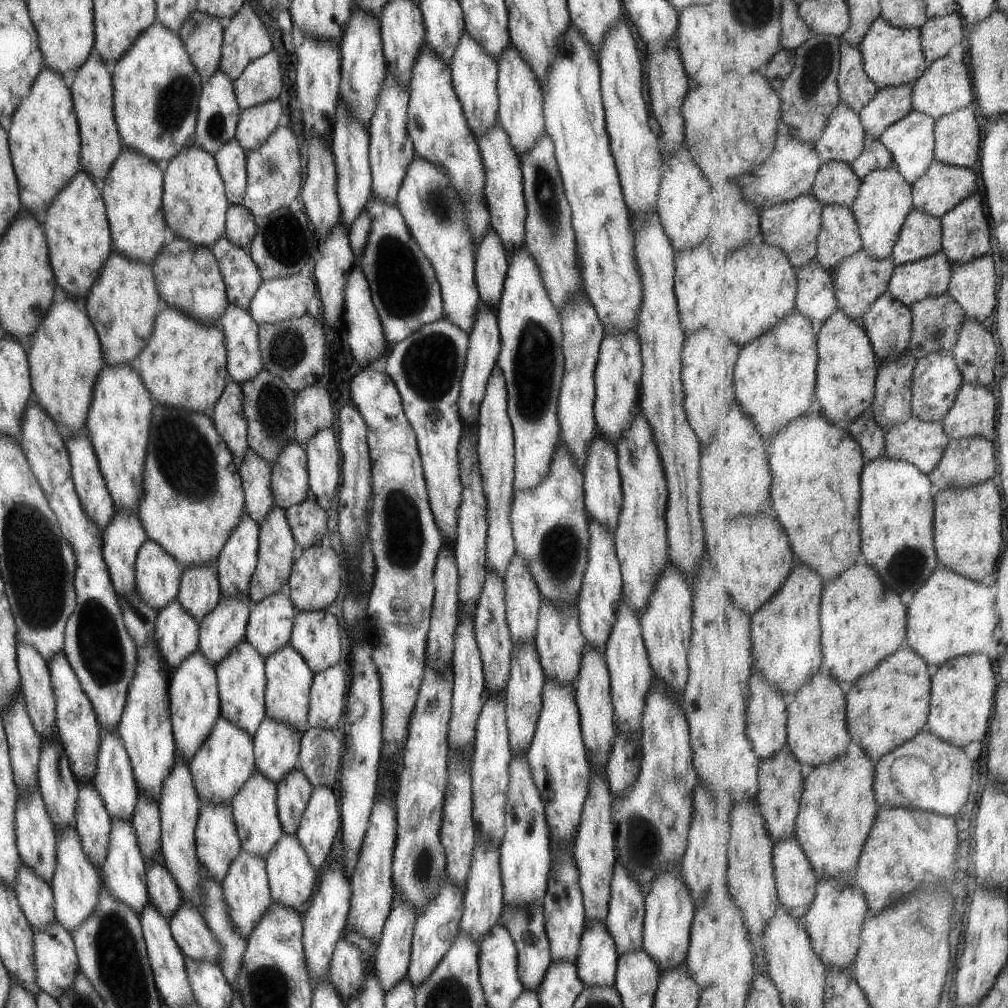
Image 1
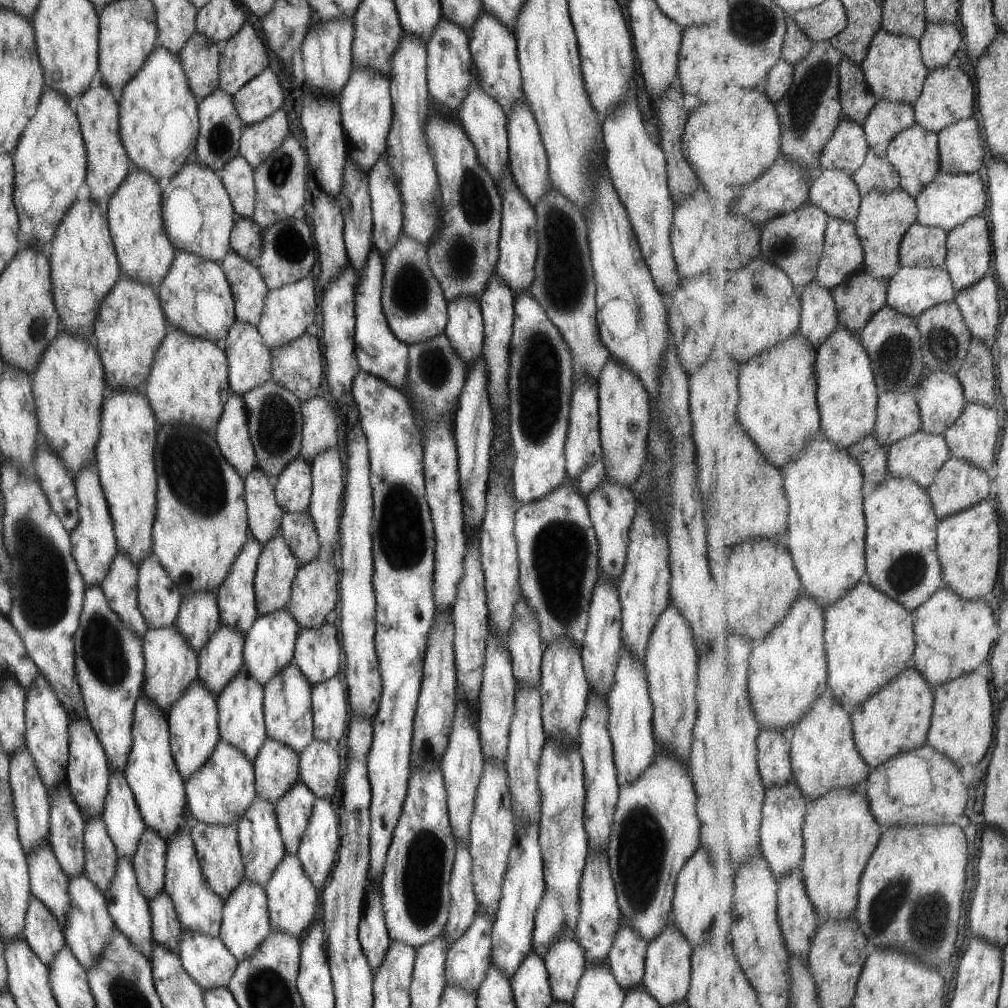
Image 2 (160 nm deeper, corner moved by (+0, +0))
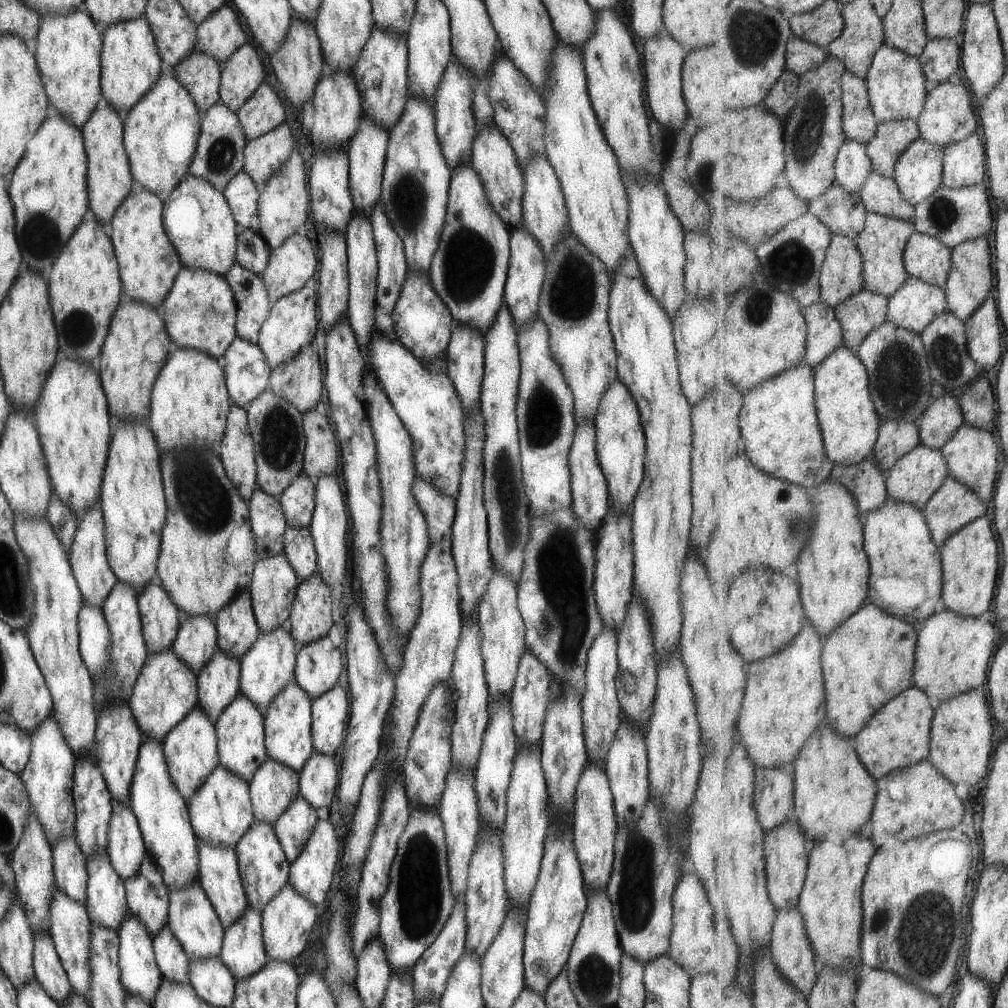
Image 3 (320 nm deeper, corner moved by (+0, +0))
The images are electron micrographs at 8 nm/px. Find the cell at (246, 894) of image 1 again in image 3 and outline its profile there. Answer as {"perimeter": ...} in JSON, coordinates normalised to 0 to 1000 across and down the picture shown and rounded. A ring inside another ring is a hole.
{"perimeter":[[[246,897],[240,909],[221,922],[216,949],[230,964],[233,973],[253,966],[267,952],[261,937],[258,905]]]}

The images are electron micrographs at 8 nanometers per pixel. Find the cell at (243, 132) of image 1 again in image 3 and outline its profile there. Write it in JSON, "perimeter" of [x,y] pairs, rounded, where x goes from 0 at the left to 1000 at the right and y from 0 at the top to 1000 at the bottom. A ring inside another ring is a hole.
{"perimeter":[[[280,121],[271,129],[252,138],[244,138],[241,153],[241,169],[249,177],[255,188],[288,156],[292,146],[287,125]]]}

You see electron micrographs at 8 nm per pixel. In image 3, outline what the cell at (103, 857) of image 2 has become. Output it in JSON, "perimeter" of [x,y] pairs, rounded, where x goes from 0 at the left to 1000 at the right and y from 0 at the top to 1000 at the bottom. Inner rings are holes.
{"perimeter":[[[94,846],[85,855],[85,892],[83,900],[90,916],[116,925],[125,908],[125,889],[123,873],[112,863],[108,850],[104,846]]]}

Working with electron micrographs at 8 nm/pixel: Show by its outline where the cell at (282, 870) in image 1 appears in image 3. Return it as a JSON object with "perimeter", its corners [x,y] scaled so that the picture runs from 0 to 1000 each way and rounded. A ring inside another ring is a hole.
{"perimeter":[[[283,876],[277,885],[265,895],[258,908],[261,937],[266,950],[284,955],[290,954],[301,944],[305,934],[308,933],[308,925],[314,915],[313,900],[304,891],[295,887],[286,876]]]}

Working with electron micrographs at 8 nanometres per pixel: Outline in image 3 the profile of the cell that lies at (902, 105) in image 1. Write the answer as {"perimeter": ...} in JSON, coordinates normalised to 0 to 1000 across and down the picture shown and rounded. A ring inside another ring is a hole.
{"perimeter":[[[904,118],[878,120],[871,124],[871,132],[859,146],[866,169],[886,178],[895,153],[914,137],[910,121]]]}

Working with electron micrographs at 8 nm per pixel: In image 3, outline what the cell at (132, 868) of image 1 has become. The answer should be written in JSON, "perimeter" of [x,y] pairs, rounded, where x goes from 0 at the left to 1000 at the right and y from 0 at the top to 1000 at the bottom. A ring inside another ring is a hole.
{"perimeter":[[[125,904],[123,914],[116,924],[117,931],[117,959],[119,962],[119,977],[126,987],[133,987],[151,998],[154,985],[162,968],[157,961],[151,943],[151,933],[143,918]]]}

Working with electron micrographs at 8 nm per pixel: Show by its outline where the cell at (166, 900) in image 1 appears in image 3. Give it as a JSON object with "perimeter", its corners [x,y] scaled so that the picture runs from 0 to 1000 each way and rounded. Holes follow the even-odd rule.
{"perimeter":[[[166,919],[151,931],[151,943],[161,968],[171,975],[188,975],[187,951]]]}

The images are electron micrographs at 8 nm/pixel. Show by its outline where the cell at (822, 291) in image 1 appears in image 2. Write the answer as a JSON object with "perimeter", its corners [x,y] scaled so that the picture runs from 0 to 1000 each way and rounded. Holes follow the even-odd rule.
{"perimeter":[[[810,276],[804,283],[793,287],[796,298],[796,321],[793,329],[800,333],[809,344],[814,345],[815,341],[834,323],[831,313],[831,304],[827,292],[814,284]]]}

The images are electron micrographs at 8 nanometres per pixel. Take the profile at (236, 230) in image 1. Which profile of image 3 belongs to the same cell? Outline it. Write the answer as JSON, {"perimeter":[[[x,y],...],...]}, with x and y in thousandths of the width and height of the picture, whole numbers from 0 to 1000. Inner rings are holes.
{"perimeter":[[[236,227],[234,236],[234,261],[243,268],[259,274],[263,268],[267,246],[257,230],[249,227]]]}

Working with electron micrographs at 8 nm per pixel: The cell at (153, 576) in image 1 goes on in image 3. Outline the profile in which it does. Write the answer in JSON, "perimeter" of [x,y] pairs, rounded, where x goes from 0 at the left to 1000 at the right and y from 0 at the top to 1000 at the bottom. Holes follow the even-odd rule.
{"perimeter":[[[150,575],[135,591],[141,630],[148,648],[169,644],[181,608],[167,592],[165,585]]]}

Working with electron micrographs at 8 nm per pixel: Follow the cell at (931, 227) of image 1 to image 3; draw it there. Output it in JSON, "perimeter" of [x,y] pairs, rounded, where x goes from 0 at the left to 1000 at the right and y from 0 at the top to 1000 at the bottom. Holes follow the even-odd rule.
{"perimeter":[[[908,230],[899,242],[897,261],[904,275],[936,287],[942,278],[944,248],[930,236]]]}

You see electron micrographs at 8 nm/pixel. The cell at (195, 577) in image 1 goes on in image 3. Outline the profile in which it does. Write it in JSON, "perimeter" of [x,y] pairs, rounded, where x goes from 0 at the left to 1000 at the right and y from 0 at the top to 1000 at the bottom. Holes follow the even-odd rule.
{"perimeter":[[[181,610],[169,644],[195,671],[215,645],[211,613],[204,610]]]}

